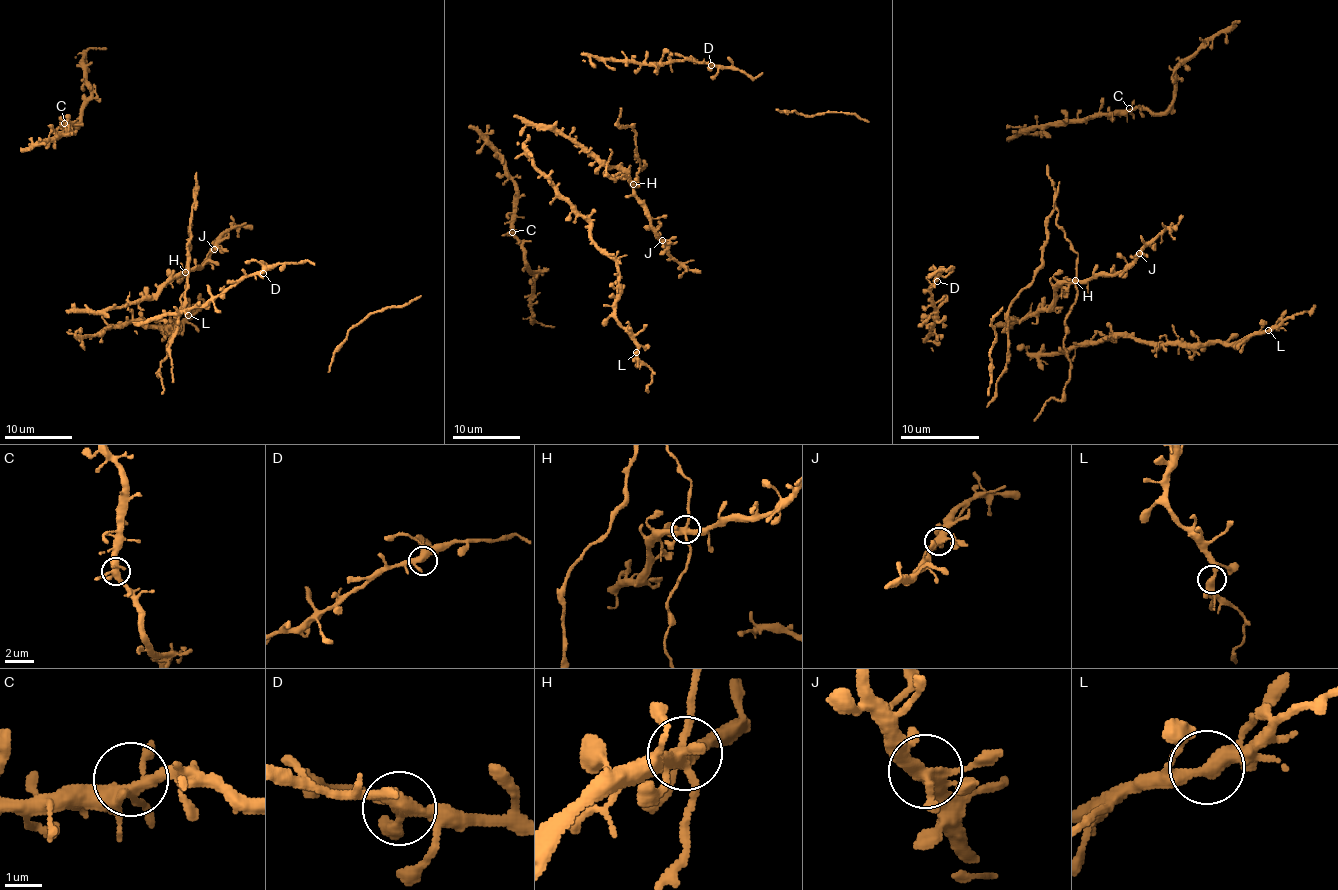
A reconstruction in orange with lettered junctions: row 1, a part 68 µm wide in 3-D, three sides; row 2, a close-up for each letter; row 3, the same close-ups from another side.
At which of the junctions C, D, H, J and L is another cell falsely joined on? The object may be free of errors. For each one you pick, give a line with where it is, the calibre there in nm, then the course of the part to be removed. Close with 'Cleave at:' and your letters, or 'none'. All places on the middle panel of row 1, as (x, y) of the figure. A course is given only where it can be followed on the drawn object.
H: place (633, 184); calibre 360 nm
Cleave at: H

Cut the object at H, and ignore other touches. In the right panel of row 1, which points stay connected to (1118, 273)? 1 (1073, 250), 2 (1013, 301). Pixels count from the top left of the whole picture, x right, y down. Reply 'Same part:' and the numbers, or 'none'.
Same part: none

